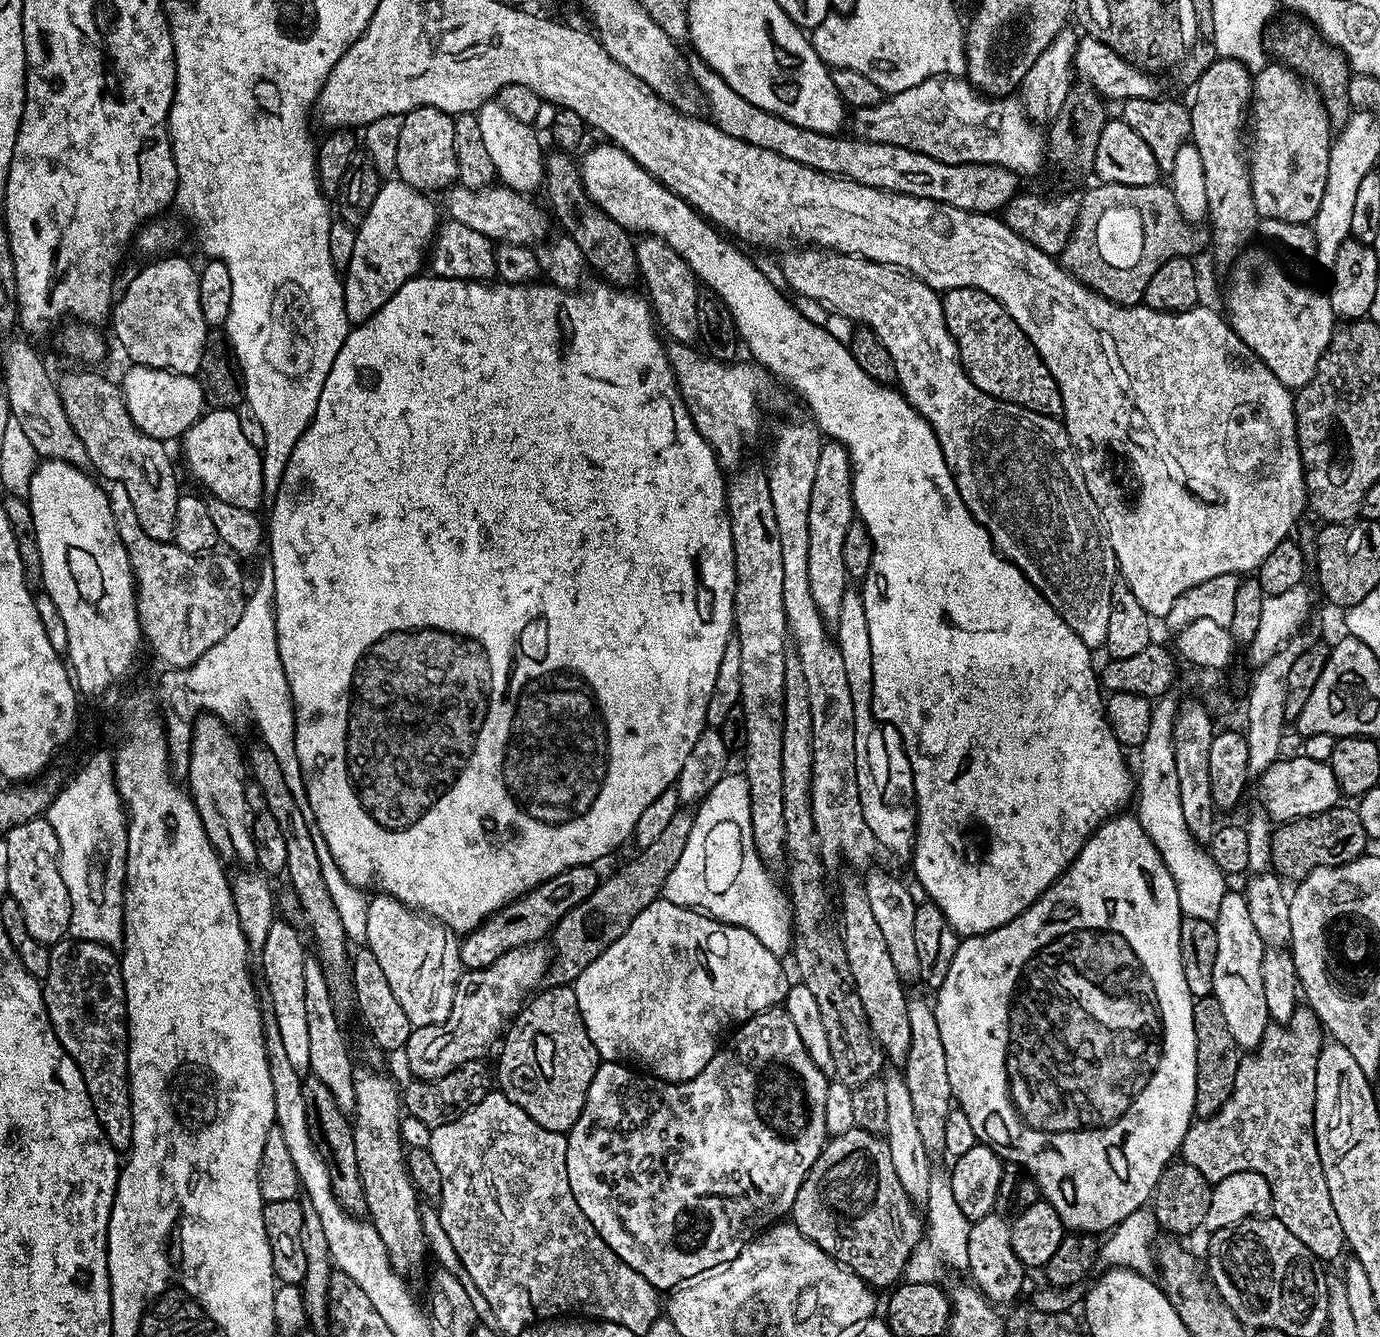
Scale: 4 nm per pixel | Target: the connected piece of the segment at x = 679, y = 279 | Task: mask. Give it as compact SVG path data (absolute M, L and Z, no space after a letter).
M641 235L635 241L635 246L636 270L642 284L644 280L643 291L663 335L672 342L695 341L700 334L698 298L702 295L696 275L692 273L682 254L678 254L678 250L674 250L666 241L659 240L656 236Z

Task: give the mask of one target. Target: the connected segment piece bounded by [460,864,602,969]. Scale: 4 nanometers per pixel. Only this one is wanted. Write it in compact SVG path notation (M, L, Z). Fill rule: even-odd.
M579 864L573 868L568 868L562 874L558 874L554 878L542 882L537 888L531 888L524 896L512 900L505 908L499 908L493 916L482 921L473 932L467 933L460 940L461 965L465 969L485 968L493 964L498 958L502 958L502 954L506 954L510 950L527 948L529 944L541 943L551 933L561 918L570 910L577 908L582 902L586 902L586 898L590 898L590 894L594 894L594 890L598 887L602 879L601 873L596 873L596 870L595 867L586 864Z

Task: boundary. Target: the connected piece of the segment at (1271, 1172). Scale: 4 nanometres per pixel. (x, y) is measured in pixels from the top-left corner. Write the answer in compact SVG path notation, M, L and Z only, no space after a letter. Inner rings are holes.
M1306 1004L1296 1008L1287 1024L1271 1023L1259 1046L1241 1057L1230 1098L1214 1115L1193 1121L1183 1136L1179 1153L1183 1163L1194 1166L1211 1185L1232 1173L1262 1174L1270 1186L1273 1217L1282 1222L1317 1260L1329 1262L1345 1251L1346 1241L1318 1158L1317 1136L1314 1134L1318 1054L1323 1045L1323 1025L1316 1012Z

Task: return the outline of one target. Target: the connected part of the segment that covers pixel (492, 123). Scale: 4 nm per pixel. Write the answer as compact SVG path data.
M498 102L481 105L476 117L478 130L482 130L482 142L486 142L486 151L490 154L490 162L494 162L499 183L521 194L532 194L536 187L539 189L544 183L546 152L540 149L540 136L536 128L506 114Z

